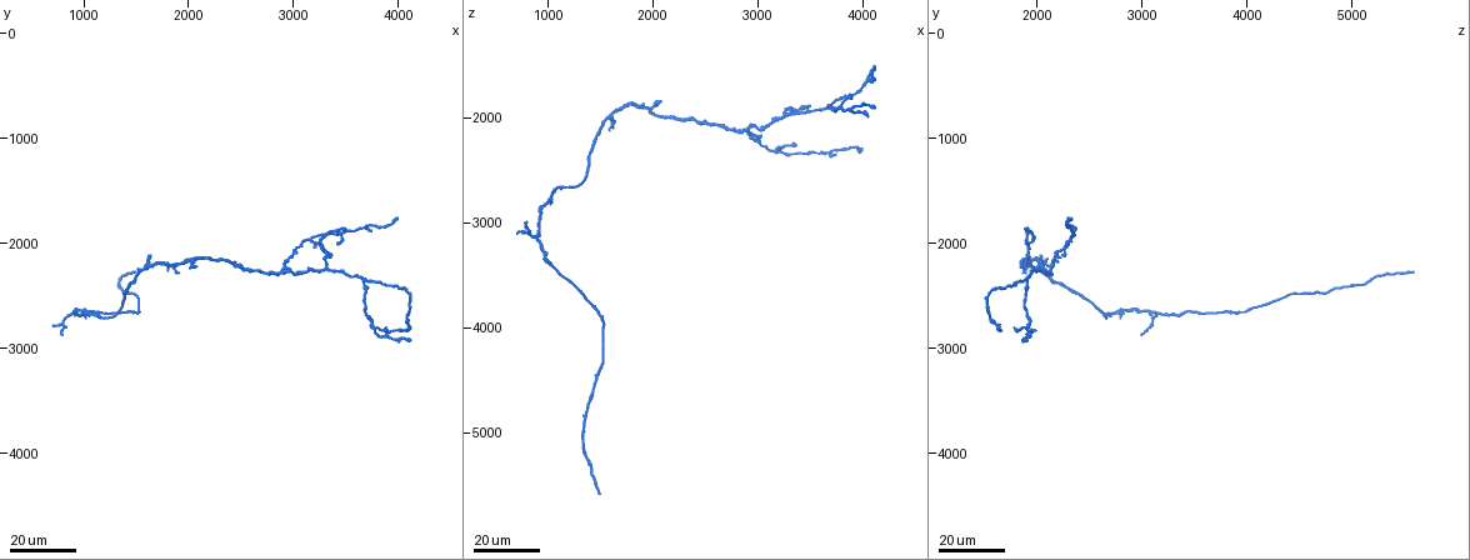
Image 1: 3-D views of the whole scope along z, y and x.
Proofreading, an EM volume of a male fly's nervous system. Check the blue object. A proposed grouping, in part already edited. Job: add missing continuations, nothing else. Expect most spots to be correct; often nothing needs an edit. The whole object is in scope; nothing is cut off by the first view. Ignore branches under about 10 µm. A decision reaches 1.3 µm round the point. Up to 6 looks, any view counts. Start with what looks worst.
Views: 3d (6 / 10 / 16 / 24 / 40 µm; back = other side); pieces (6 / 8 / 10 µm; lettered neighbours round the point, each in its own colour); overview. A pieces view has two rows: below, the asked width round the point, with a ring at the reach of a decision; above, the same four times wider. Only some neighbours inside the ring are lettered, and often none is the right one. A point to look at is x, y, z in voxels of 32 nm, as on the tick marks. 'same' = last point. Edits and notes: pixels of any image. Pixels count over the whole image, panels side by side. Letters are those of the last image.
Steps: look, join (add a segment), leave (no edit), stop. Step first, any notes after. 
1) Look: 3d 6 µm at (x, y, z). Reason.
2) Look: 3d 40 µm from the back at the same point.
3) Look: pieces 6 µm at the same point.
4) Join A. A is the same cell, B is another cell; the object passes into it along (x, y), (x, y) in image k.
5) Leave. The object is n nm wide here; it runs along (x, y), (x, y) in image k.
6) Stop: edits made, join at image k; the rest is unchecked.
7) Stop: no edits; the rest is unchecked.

Look: 3d 16 µm at (1480, 2260, 5560). End of a long branch.

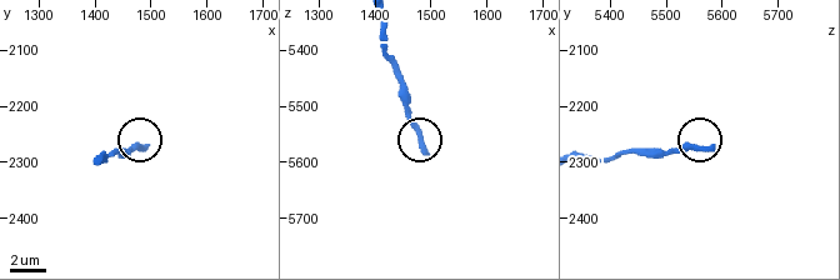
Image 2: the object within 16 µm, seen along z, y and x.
Look: 3d 6 µm at (1490, 2280, 5585).

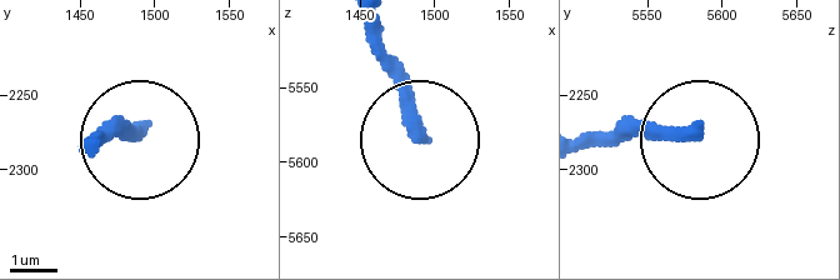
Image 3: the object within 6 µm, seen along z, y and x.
Look: pieces 10 µm at (1492, 2274, 5580).

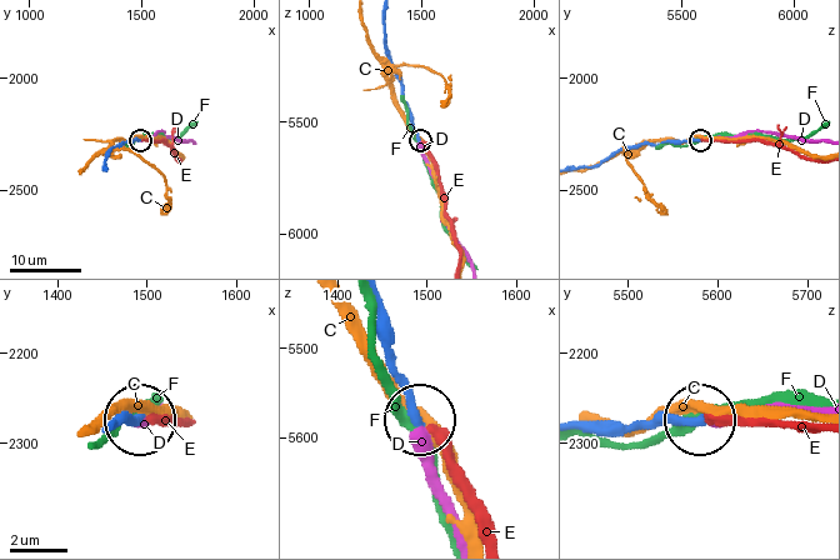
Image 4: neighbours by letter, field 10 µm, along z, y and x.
Join D. D is the same cell, C, E and F are other cells; the object passes into it along (384, 346), (420, 425), (420, 445), (455, 538) in image 4; it goes on there.

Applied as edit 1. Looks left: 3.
Look: 3d 16 µm at (800, 2880, 3020). Branch stops here.

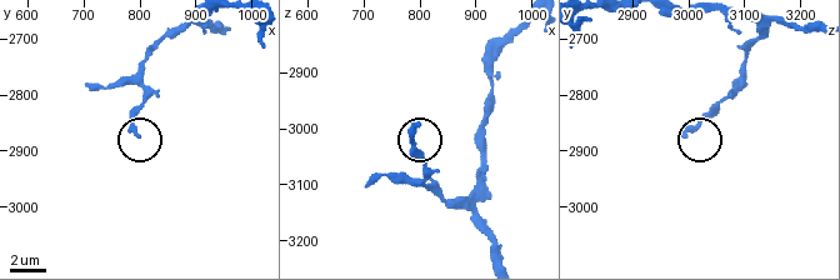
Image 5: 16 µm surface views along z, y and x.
Look: pieces 10 µm at (795, 2870, 2995).

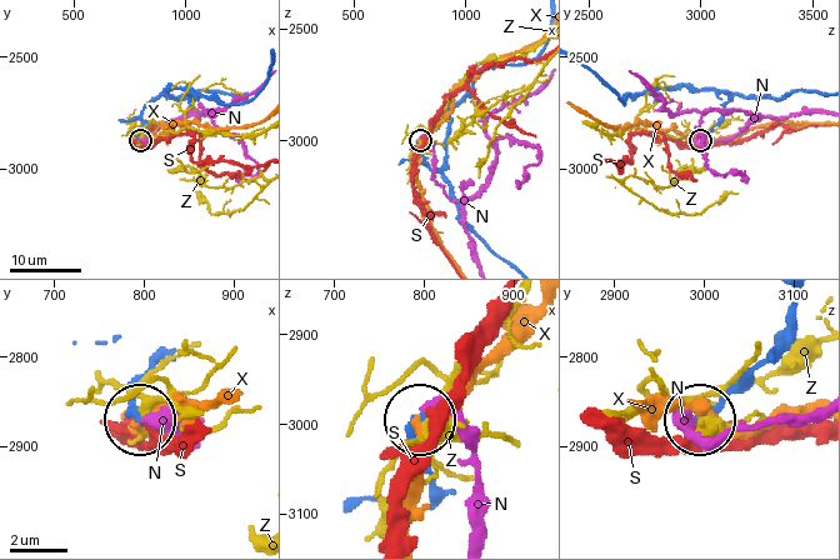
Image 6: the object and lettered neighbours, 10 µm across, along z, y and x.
Leave. The object is 310 nm wide here; N, S, X and Z are other cells; it runs along (148, 358), (133, 405), (138, 418) in image 6; no lettered segment goes on from it.

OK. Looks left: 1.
Stop: edits made, join at image 4; the rest is unchecked.

